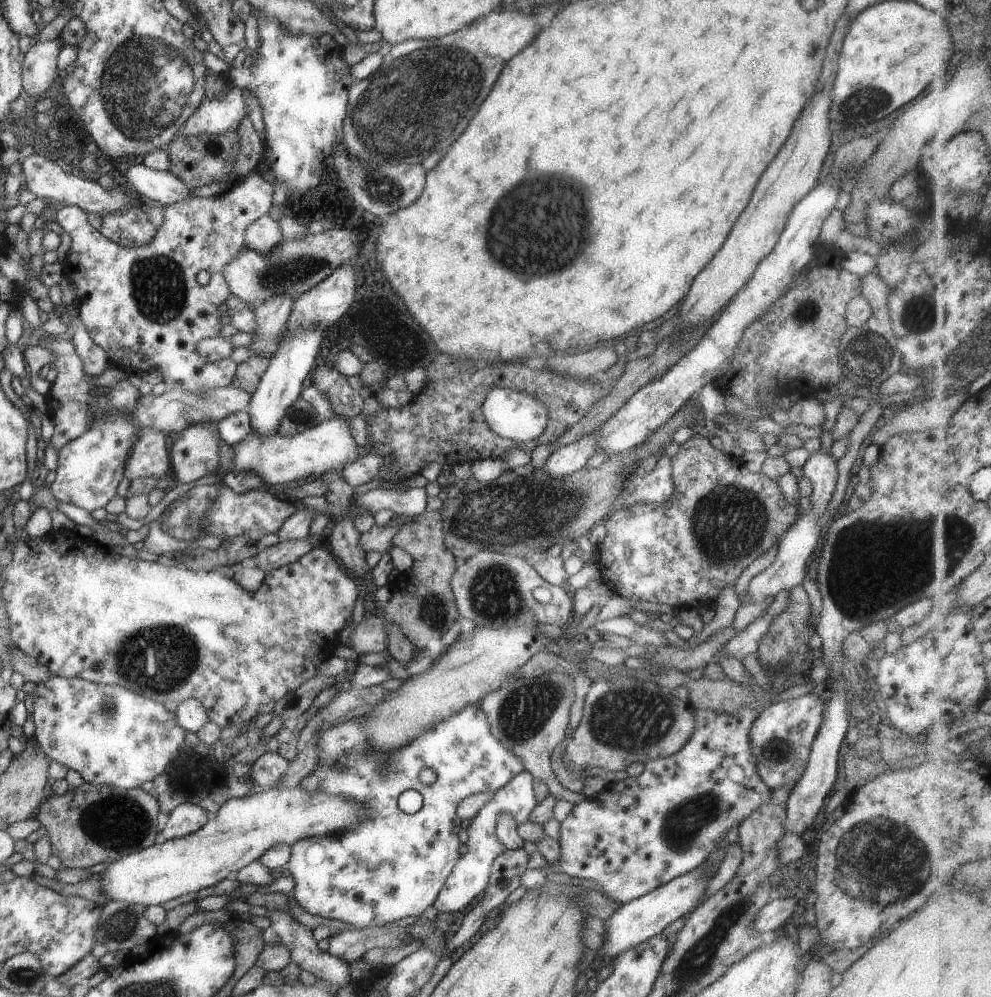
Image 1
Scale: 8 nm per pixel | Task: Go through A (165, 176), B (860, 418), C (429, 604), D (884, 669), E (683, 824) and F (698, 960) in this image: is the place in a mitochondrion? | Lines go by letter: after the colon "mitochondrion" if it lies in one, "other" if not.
A: other
B: other
C: mitochondrion
D: other
E: mitochondrion
F: mitochondrion

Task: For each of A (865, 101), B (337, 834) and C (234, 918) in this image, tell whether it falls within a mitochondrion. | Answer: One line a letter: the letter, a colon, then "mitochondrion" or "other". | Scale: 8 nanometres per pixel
A: mitochondrion
B: other
C: other

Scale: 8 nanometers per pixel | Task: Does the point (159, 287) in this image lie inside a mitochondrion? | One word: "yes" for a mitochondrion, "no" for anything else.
yes

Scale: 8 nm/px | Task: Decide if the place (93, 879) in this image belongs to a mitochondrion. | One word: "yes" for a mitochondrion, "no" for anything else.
no

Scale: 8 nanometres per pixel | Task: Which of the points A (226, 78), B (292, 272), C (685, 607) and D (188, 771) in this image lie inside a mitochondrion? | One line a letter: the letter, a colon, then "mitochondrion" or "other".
A: other
B: mitochondrion
C: other
D: mitochondrion

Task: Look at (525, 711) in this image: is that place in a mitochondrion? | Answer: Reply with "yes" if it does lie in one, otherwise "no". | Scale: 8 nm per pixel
yes

